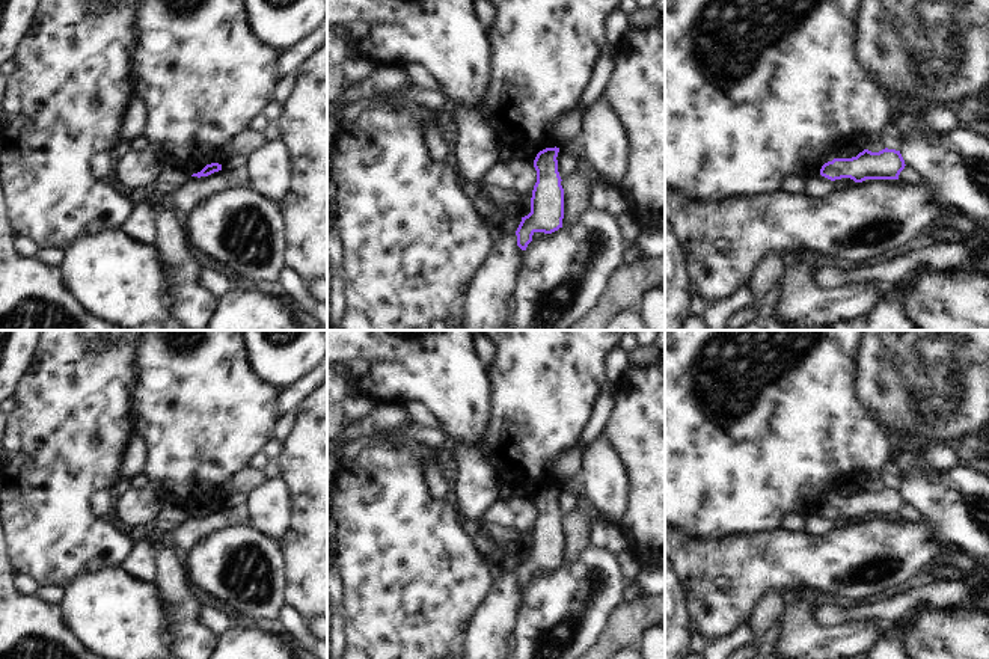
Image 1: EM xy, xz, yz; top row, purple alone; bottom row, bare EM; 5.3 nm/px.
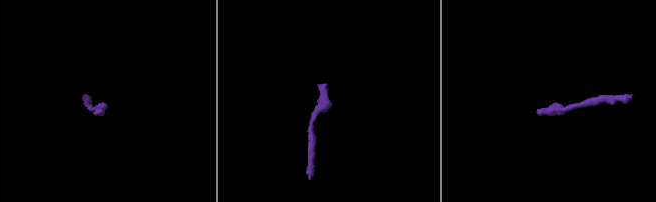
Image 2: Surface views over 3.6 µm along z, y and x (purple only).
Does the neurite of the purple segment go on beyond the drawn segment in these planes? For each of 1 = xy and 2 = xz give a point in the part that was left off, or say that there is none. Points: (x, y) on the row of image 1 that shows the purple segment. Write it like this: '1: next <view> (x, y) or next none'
1: next none
2: next none

